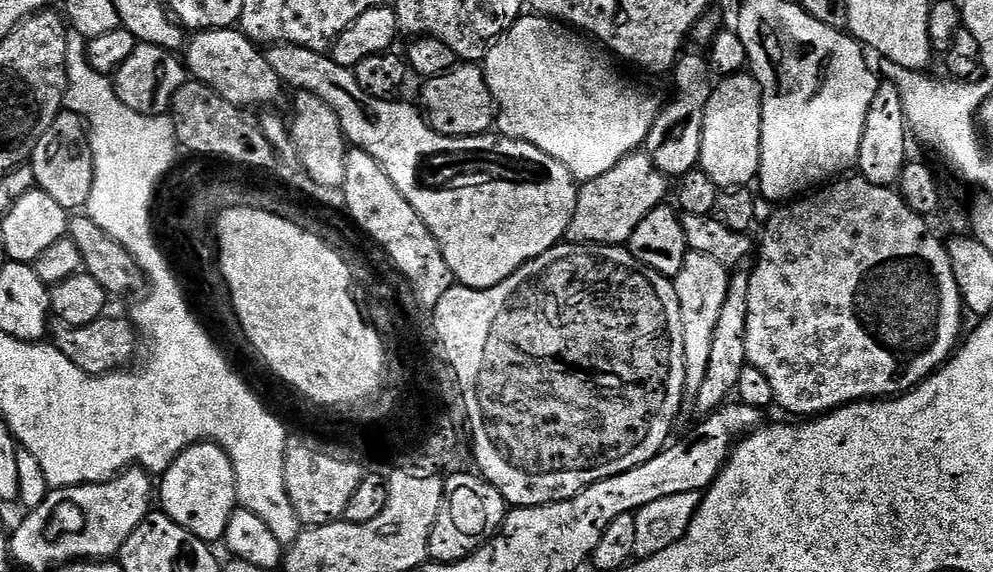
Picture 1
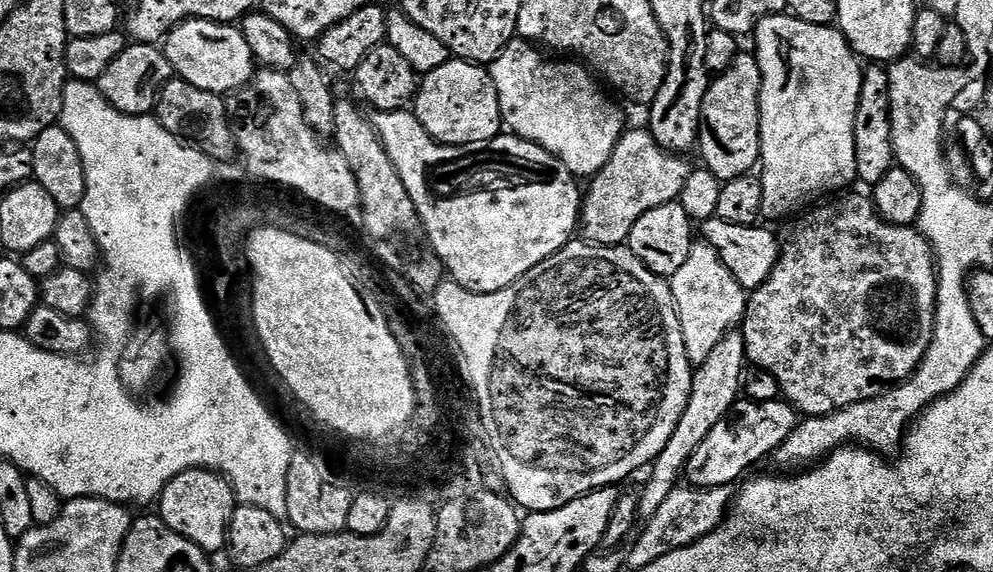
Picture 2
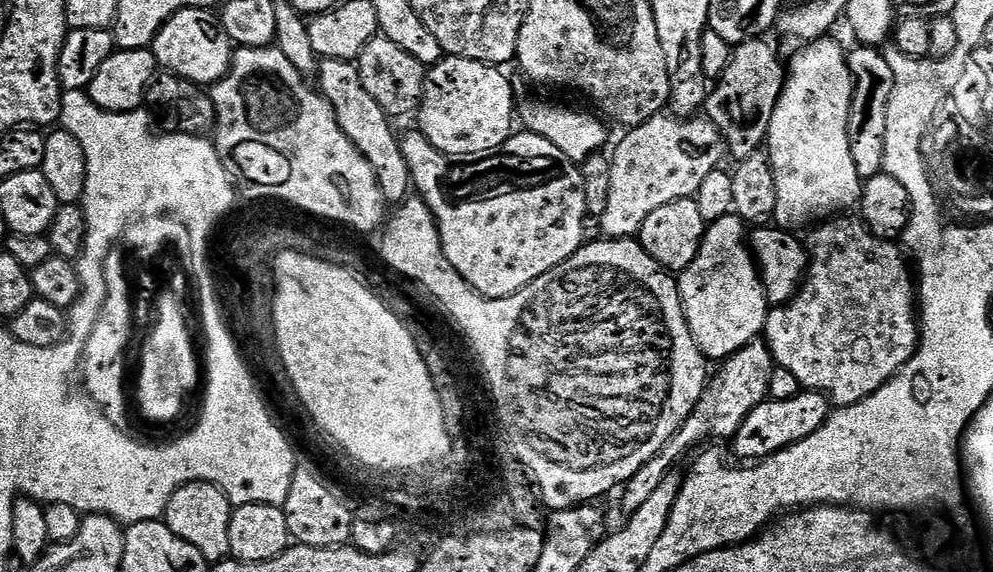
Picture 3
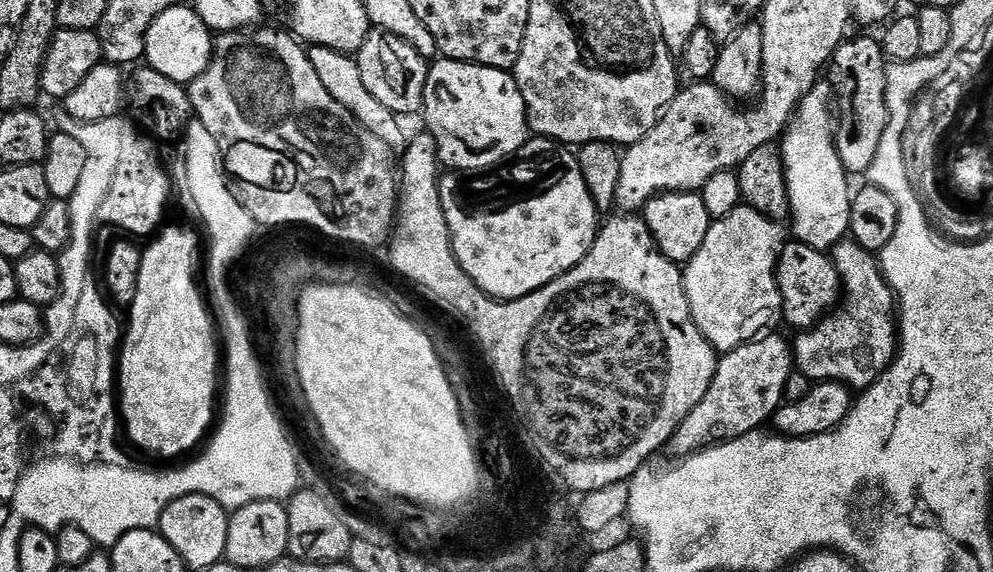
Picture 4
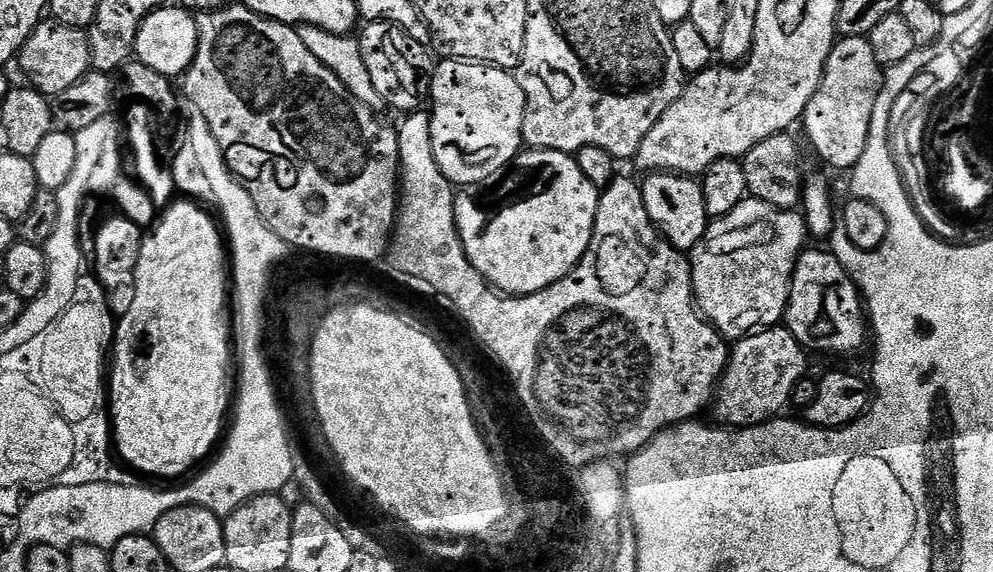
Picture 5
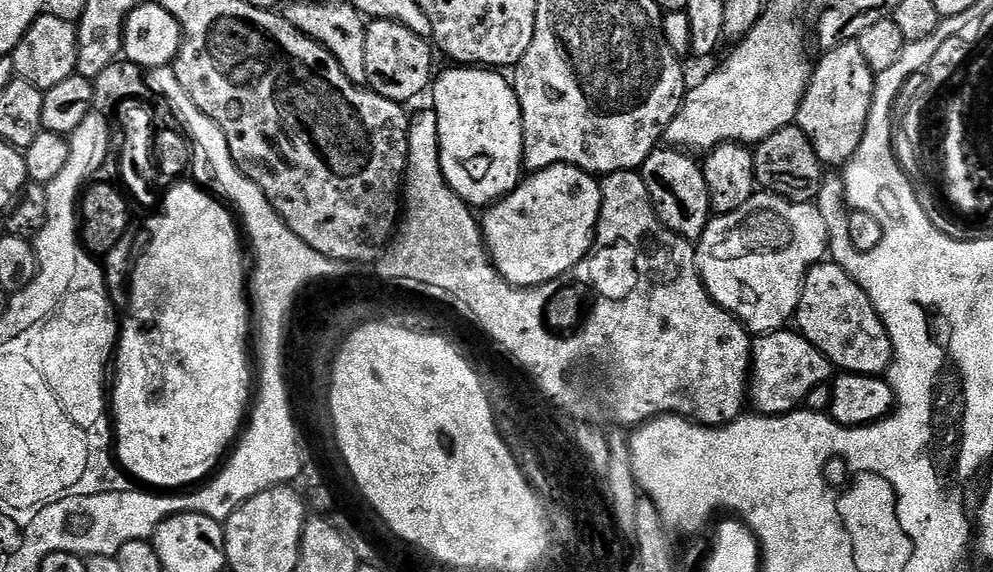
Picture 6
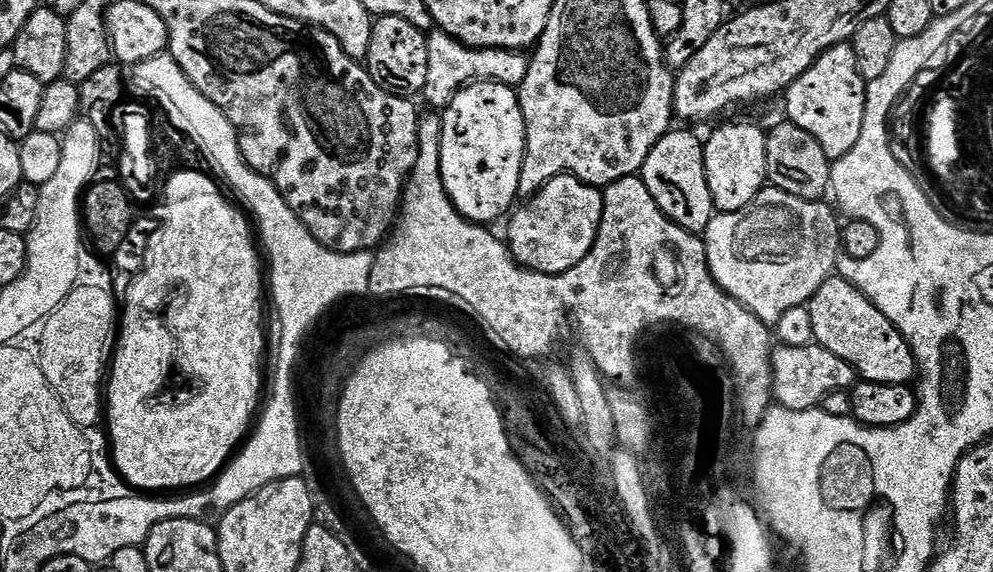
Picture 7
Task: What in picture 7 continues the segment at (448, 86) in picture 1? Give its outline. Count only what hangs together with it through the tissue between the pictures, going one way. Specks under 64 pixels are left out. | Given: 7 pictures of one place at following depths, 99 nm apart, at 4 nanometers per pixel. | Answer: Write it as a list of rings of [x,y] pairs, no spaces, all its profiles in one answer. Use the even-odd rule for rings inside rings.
[[[467,84],[443,109],[442,119],[440,173],[446,194],[467,220],[492,226],[499,216],[509,215],[520,196],[524,119],[517,89],[501,84]]]

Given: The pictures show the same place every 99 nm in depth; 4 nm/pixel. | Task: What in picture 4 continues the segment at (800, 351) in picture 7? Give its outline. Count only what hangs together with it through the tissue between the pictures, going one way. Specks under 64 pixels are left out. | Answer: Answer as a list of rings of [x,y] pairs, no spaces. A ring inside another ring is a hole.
[[[761,334],[755,340],[747,340],[733,352],[725,352],[719,357],[716,373],[698,406],[690,410],[690,414],[676,428],[670,441],[671,447],[688,448],[689,453],[698,452],[702,448],[711,448],[714,444],[723,444],[725,440],[736,440],[751,432],[763,429],[771,421],[785,403],[784,387],[794,371],[794,352],[780,336]]]

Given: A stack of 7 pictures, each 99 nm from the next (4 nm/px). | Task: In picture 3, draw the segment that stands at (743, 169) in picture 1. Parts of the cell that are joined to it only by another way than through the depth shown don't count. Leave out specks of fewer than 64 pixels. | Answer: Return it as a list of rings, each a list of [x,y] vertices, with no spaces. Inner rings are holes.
[[[759,38],[735,45],[732,60],[726,66],[724,75],[719,77],[720,84],[708,93],[706,105],[707,119],[714,122],[720,131],[727,151],[736,158],[753,156],[765,147],[768,127],[784,88],[786,68],[780,64],[780,56],[767,44],[767,39]]]

